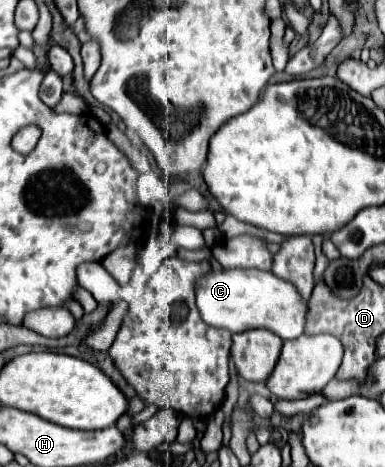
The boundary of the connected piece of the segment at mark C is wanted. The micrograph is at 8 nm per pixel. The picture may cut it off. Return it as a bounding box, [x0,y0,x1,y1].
[195,269,307,339]

